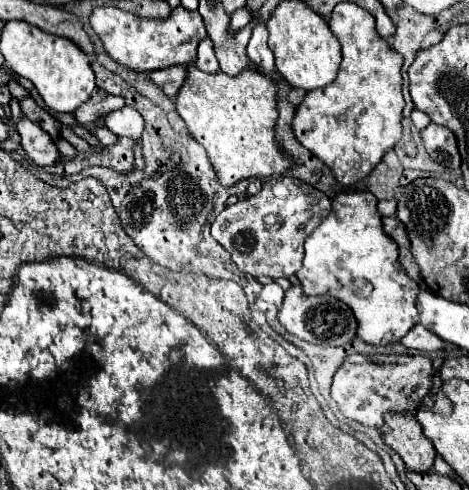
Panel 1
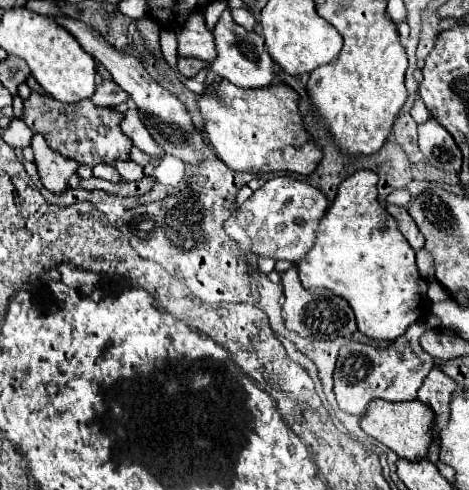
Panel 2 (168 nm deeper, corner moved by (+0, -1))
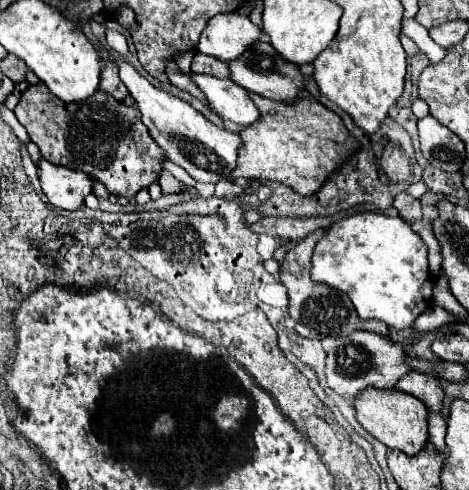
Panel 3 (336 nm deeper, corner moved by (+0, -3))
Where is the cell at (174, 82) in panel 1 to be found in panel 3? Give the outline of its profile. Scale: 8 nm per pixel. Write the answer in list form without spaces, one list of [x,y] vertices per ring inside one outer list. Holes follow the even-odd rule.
[[[197,53],[193,57],[193,63],[191,63],[191,73],[205,73],[205,75],[213,75],[213,77],[219,77],[219,79],[229,79],[231,73],[229,73],[229,65],[217,57],[211,57],[211,55],[201,55]]]

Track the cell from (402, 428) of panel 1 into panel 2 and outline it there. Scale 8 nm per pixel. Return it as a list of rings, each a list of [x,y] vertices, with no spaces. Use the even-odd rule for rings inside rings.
[[[371,401],[369,413],[361,419],[361,429],[395,451],[401,459],[409,461],[421,461],[429,453],[431,445],[431,423],[435,419],[435,413],[429,405],[421,401],[405,401],[405,403],[387,403],[387,401]]]

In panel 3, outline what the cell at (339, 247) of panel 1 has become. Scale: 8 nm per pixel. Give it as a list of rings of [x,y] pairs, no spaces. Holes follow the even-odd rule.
[[[359,213],[331,225],[323,239],[315,245],[311,277],[337,291],[343,291],[353,301],[361,319],[379,319],[395,329],[409,329],[413,321],[431,305],[433,275],[427,265],[427,247],[421,237],[399,215],[385,213]]]

